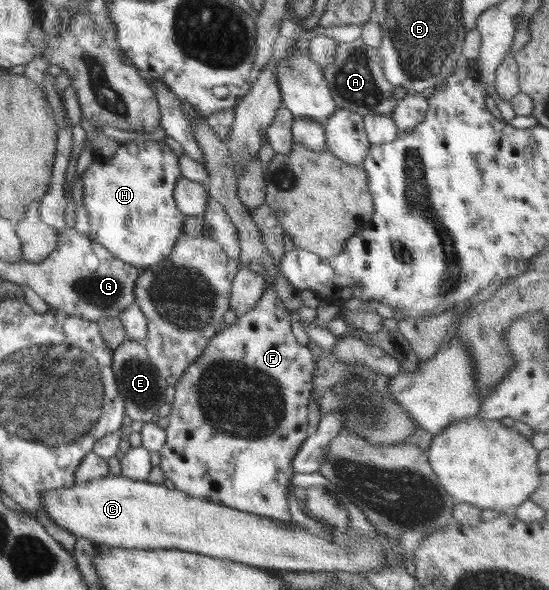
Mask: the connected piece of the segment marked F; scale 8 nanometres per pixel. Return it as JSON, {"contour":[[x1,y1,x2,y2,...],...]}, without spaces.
{"contour":[[267,280,264,294,260,301,243,316,238,317,236,323,231,327,224,326,221,330,208,342,200,357,193,361,184,375,173,385,176,390,174,401,171,404,170,423,166,432,166,441,159,449,161,462,159,468,165,473,176,489,182,490,194,497,205,498,214,503,226,504,228,507,254,513,258,516,276,519,288,525,296,524,292,519,290,508,288,505,289,495,292,494,293,487,289,488,290,479,295,471,292,467,292,460,296,452,301,448,304,440,310,437,314,428,309,427,308,421,308,399,310,399,313,391,313,371,315,370,315,360,312,351,308,345,304,346,298,343,296,337,292,333,292,320,289,310,286,309,276,289,271,285,271,280]]}

